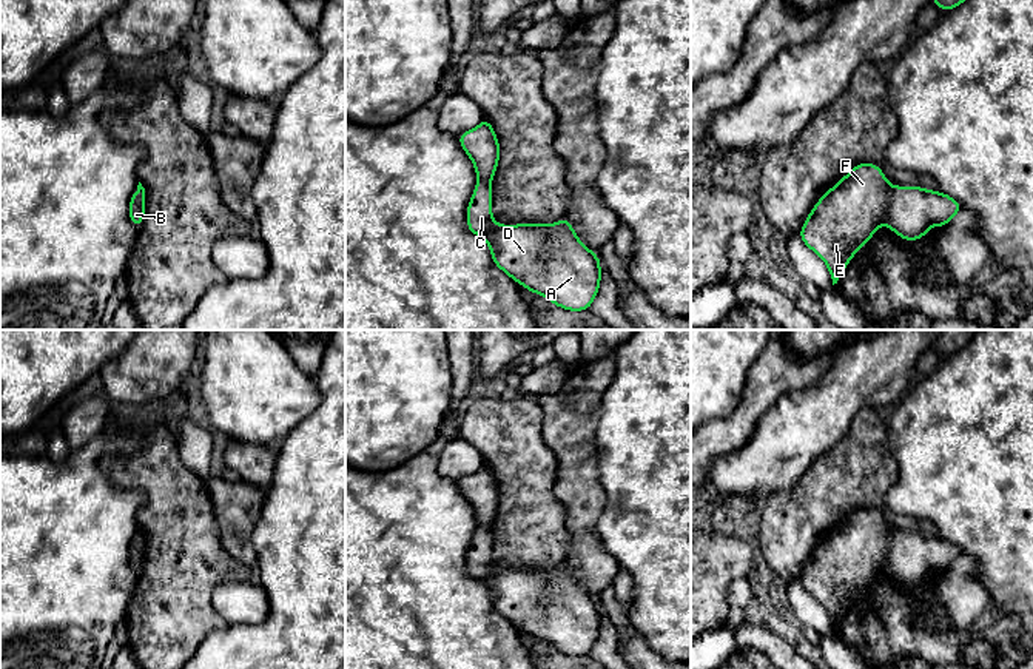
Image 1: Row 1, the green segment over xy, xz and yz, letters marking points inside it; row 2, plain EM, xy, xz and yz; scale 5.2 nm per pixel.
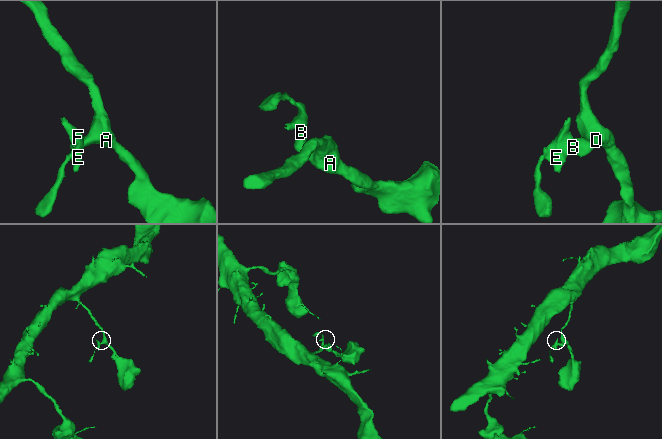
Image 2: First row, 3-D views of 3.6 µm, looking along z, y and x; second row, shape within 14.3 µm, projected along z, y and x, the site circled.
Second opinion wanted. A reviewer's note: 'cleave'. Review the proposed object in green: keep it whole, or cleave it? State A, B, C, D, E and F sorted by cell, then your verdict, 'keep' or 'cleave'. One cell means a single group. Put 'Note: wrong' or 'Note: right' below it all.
A B C D / E F | cleave
Note: right

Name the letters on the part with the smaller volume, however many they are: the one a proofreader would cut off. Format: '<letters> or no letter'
E, F

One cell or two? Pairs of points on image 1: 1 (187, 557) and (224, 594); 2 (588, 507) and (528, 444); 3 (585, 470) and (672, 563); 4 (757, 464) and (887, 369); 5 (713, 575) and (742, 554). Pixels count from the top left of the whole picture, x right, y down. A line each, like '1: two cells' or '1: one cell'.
1: two cells
2: two cells
3: two cells
4: one cell
5: one cell

